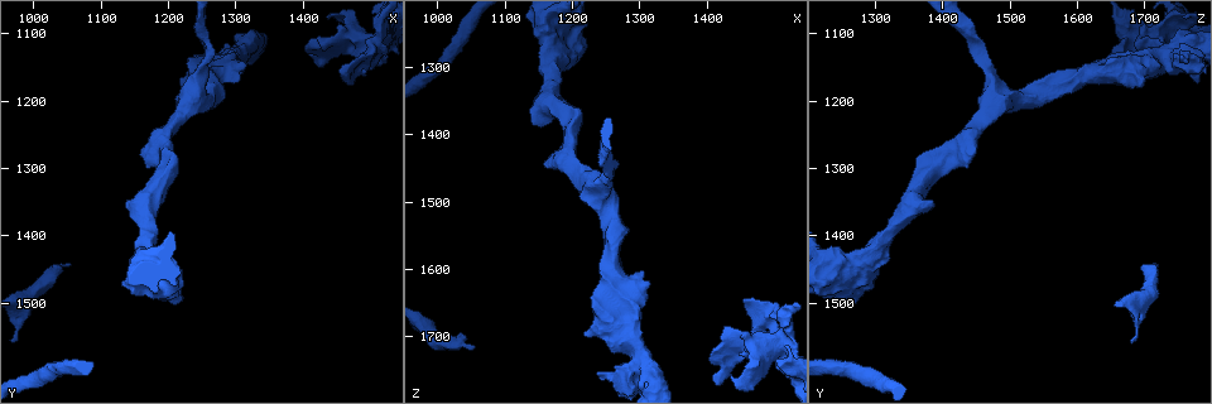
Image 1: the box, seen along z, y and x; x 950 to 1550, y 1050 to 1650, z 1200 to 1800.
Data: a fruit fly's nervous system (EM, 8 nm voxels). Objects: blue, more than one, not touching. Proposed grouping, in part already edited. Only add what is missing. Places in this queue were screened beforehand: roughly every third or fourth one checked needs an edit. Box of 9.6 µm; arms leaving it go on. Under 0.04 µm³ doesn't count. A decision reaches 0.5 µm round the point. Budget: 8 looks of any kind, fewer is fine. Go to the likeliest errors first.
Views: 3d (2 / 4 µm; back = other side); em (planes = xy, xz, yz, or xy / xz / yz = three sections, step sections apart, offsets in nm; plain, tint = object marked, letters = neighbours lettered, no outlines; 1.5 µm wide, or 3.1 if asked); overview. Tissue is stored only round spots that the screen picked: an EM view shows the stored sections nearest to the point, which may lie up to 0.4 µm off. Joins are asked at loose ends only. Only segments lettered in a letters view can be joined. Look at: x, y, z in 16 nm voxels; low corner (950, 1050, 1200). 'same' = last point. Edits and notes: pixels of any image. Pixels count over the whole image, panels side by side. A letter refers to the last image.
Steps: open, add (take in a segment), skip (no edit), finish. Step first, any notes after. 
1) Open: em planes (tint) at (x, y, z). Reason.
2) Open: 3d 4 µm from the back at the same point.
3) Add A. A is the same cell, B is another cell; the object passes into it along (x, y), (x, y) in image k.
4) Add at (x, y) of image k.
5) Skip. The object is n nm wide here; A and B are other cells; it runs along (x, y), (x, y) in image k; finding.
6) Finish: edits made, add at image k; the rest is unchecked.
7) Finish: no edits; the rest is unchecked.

Open: 3d 2 µm at (1050, 1440, 1720). Free end.

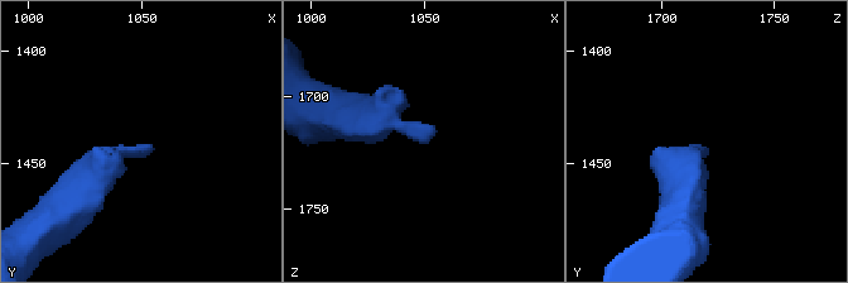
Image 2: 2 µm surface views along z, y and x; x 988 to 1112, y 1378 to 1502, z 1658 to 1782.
Open: em planes (letters) at (1053, 1441, 1718).

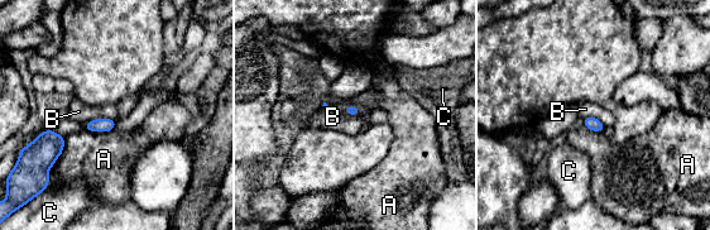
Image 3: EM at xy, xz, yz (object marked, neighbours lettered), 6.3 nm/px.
Skip. A, B and C are other cells; none of them fits.

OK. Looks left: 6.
Open: em planes (plain) at (1215, 1175, 1695). An open end.

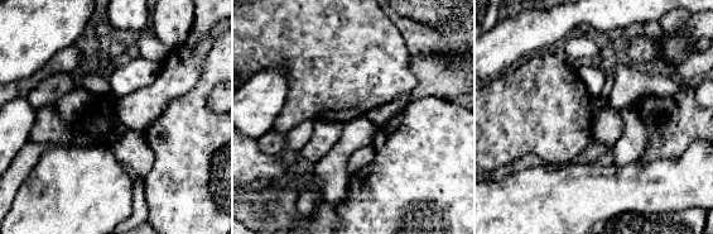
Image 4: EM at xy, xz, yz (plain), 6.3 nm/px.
Open: em planes (tint) at the same point.

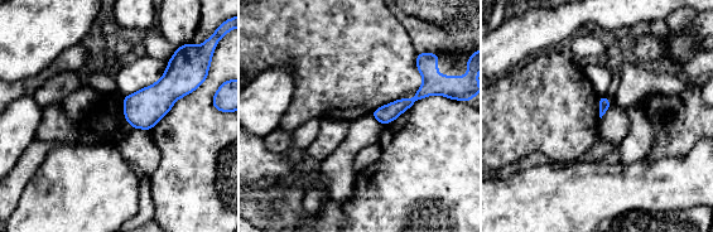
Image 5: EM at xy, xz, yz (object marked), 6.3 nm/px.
Open: em planes (letters) at the same point. See the neighbours.

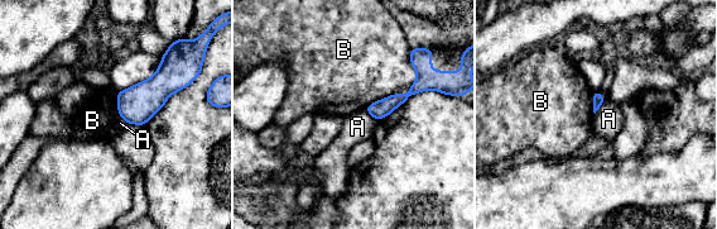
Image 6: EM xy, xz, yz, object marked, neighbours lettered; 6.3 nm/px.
Skip. A and B are other cells; a border runs along (410, 48), (415, 71), (412, 85) in image 6; none of them fits.

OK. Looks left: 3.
Open: em xz step 8 (letters) at (1510, 1140, 1750). An open end.

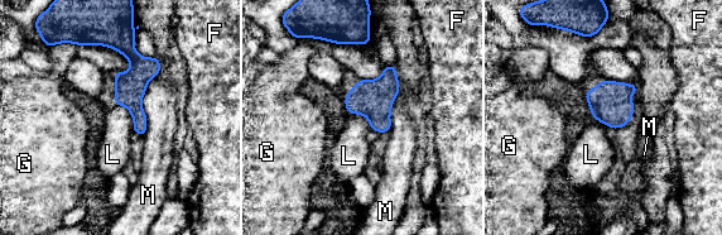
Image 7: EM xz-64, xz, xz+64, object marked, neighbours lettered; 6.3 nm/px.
Skip. F, G, L and M are other cells; it runs along (111, 42), (135, 58), (140, 132) in image 7; no lettered segment goes on from it.

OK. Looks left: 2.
Finish: no edits; the rest is unchecked.

